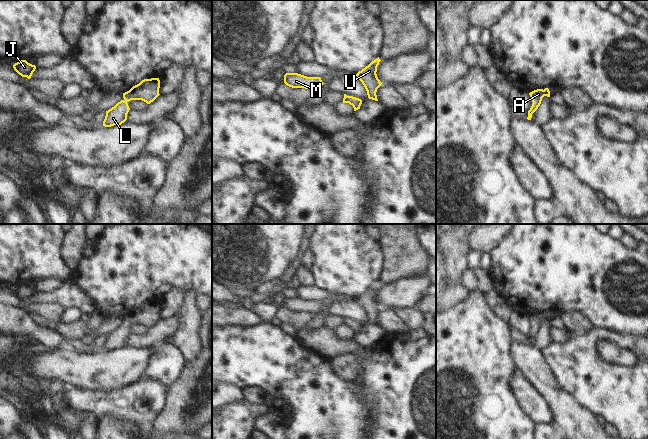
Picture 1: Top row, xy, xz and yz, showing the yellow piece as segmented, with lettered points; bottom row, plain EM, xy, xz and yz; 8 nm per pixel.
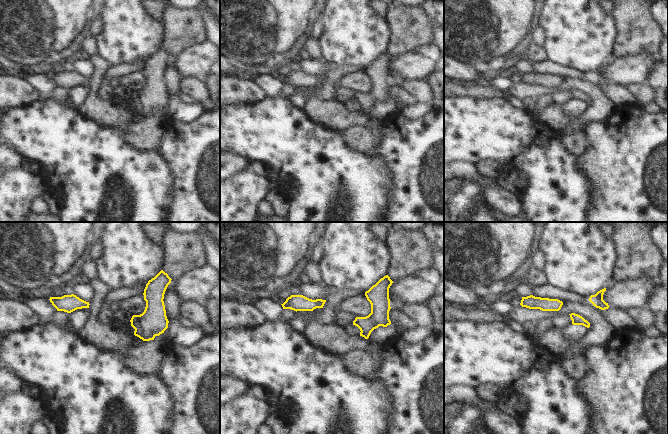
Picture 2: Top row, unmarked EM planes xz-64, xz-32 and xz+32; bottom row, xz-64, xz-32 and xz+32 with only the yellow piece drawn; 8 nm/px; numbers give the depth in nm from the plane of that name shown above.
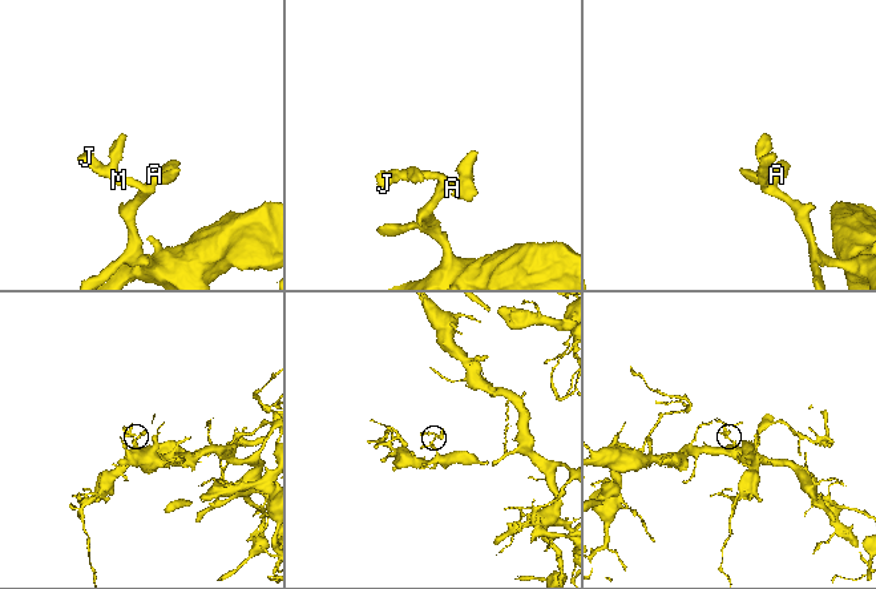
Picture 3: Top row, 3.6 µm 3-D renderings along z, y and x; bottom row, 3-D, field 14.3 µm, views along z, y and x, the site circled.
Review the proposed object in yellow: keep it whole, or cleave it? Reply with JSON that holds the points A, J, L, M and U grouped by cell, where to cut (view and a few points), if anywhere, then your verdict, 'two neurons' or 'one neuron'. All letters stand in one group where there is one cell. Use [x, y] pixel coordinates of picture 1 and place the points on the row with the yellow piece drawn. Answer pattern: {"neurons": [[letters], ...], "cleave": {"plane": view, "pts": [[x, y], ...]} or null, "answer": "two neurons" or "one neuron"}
{"neurons": [["A", "J", "L", "M", "U"]], "cleave": null, "answer": "one neuron"}

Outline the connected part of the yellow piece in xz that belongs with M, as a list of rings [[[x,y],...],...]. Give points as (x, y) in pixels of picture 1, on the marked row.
[[[286,73],[284,83],[292,88],[317,89],[324,83],[320,77],[307,77],[298,73]]]

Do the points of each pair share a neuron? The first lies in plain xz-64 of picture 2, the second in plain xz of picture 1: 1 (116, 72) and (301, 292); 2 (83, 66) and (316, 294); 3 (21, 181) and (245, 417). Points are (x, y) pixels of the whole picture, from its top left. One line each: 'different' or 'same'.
1: different
2: same
3: same

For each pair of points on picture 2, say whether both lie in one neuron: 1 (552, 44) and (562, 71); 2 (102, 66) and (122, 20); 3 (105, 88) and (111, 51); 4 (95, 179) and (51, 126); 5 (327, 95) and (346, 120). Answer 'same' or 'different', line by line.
1: different
2: different
3: different
4: same
5: different

